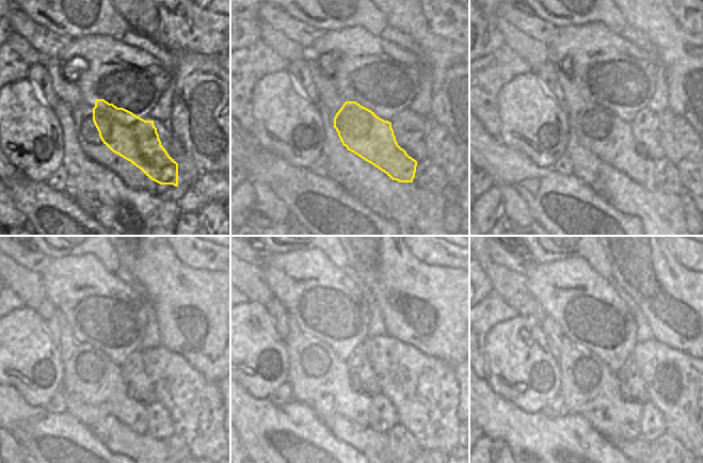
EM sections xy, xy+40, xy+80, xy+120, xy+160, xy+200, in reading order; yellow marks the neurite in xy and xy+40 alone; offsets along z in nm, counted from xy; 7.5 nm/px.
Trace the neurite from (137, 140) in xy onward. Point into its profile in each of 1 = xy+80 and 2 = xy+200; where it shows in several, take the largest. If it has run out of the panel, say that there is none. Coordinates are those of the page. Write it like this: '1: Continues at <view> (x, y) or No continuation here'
1: Continues at xy+80 (609, 138)
2: Continues at xy+200 (579, 370)

